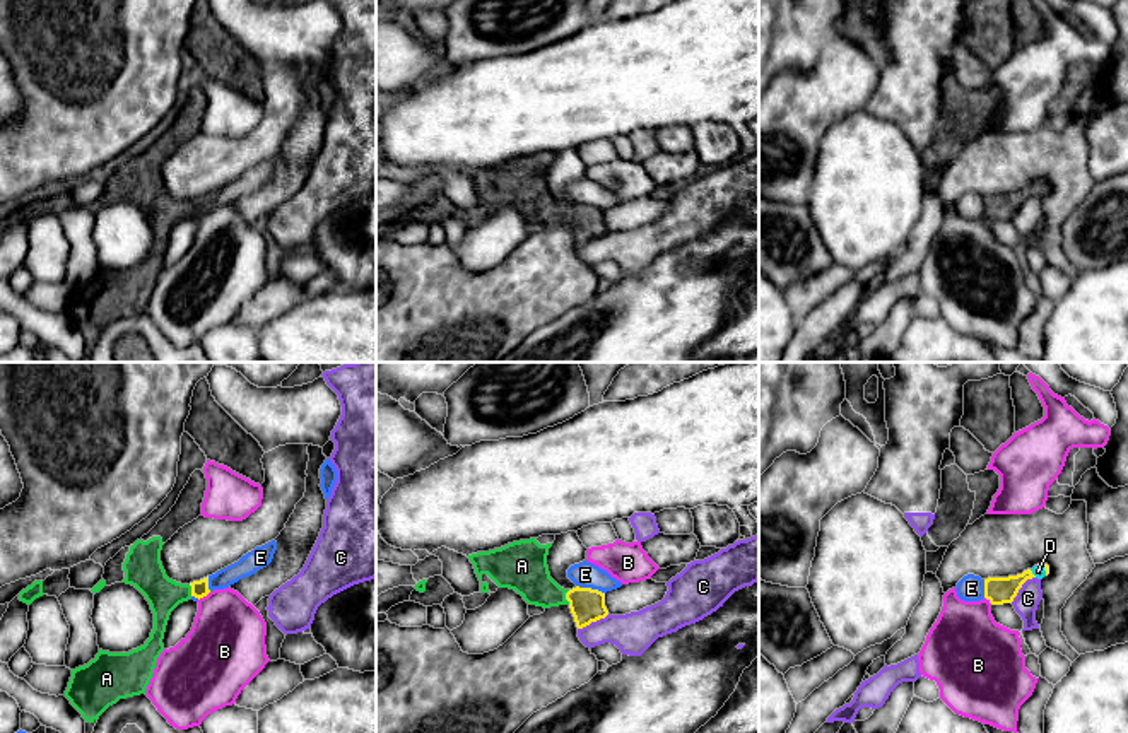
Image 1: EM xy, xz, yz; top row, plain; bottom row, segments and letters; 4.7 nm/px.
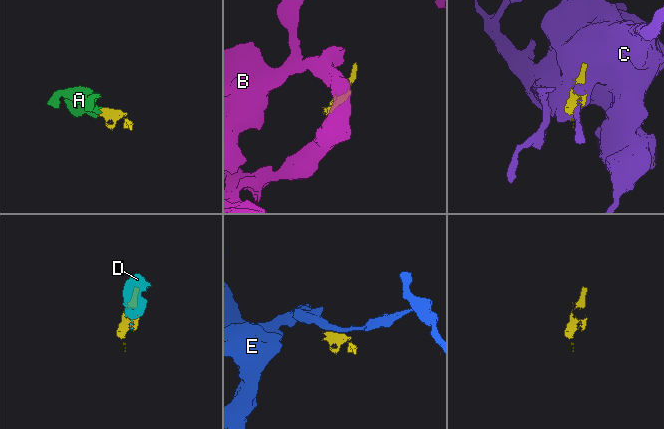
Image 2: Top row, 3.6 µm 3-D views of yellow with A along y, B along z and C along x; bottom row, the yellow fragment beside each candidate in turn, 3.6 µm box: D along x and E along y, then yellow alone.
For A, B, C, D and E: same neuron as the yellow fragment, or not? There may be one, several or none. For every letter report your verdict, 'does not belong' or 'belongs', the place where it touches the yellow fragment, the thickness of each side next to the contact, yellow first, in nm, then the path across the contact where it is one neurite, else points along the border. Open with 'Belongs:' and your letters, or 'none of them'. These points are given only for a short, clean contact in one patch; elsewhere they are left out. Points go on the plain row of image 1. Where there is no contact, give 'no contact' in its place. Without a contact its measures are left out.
Belongs: A, D
A: belongs | xz (566, 214) | 160/220 nm | across xz (587, 222), (578, 216), (566, 214), (551, 212), (523, 185)
B: does not belong | xy (204, 212) | 80/360 nm
C: does not belong | xz (593, 238) | 160/190 nm
D: belongs | yz (1045, 187) | 30/60 nm
E: does not belong | xz (590, 205) | 160/130 nm | along xz (576, 202), (597, 205), (604, 211)

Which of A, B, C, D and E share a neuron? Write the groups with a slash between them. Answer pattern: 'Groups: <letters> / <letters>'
Groups: A D / B / C / E

